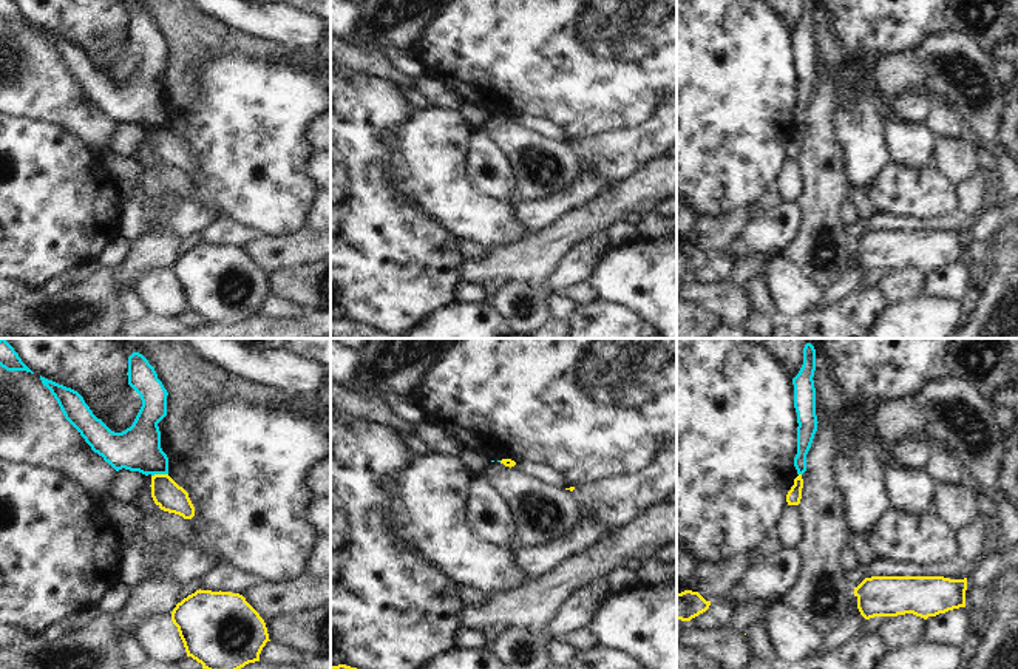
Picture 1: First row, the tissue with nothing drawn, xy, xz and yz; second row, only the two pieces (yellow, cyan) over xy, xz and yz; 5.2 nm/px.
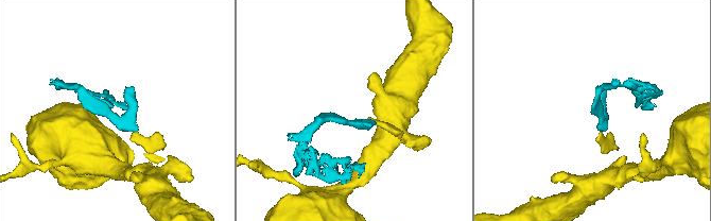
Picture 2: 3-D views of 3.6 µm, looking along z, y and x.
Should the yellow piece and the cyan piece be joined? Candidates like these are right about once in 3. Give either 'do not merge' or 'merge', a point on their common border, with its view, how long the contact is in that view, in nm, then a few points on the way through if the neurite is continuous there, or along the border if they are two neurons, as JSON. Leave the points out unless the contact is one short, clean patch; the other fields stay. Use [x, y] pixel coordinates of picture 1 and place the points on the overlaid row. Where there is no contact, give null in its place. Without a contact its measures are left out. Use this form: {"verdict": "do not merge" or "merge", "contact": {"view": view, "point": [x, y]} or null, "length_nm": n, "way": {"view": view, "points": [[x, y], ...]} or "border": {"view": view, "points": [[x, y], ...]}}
{"verdict": "do not merge", "contact": {"view": "xy", "point": [159, 475]}, "length_nm": 90, "border": {"view": "xy", "points": [[167, 473], [155, 473], [152, 476]]}}

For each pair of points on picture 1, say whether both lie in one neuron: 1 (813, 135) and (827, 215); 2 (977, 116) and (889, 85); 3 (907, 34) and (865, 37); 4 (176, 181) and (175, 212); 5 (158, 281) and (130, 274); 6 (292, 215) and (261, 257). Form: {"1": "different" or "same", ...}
{"1": "same", "2": "same", "3": "same", "4": "different", "5": "different", "6": "different"}

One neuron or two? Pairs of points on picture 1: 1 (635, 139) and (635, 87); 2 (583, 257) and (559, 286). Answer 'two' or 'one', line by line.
1: two
2: one

